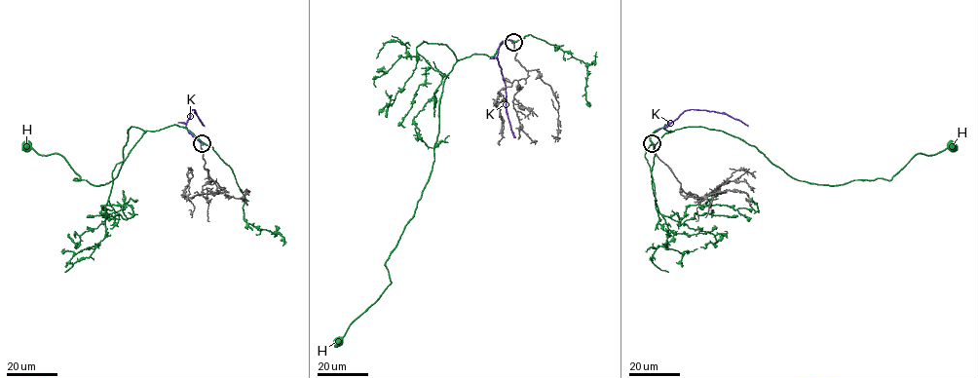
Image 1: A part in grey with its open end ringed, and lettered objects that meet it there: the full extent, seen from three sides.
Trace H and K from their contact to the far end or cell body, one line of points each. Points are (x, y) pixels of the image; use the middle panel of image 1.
H: (512, 42), (507, 40), (494, 56), (460, 58), (445, 79), (430, 177), (385, 263), (391, 283), (339, 341)
K: (512, 42), (506, 39), (502, 42), (497, 59), (504, 77), (507, 114), (515, 137)

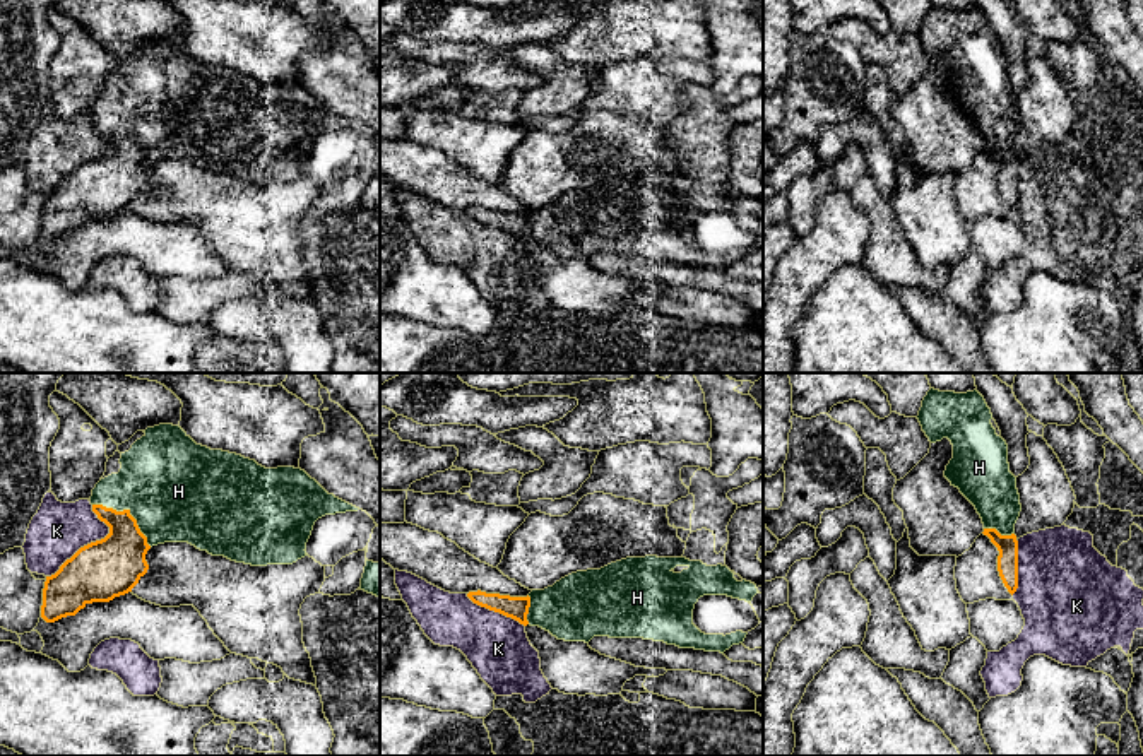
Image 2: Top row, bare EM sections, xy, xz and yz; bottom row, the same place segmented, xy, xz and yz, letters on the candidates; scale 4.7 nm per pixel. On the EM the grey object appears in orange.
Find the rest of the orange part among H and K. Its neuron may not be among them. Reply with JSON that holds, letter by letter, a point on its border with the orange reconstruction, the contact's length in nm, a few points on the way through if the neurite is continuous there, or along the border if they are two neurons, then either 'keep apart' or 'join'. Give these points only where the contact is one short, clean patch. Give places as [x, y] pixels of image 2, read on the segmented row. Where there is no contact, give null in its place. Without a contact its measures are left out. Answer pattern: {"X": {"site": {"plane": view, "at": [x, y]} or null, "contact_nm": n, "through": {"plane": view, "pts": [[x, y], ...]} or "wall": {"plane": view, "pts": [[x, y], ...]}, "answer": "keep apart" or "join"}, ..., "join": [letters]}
{"H": {"site": {"plane": "xy", "at": [129, 512]}, "contact_nm": 340, "answer": "join"}, "K": {"site": {"plane": "xy", "at": [91, 543]}, "contact_nm": 400, "answer": "keep apart"}, "join": ["H"]}

